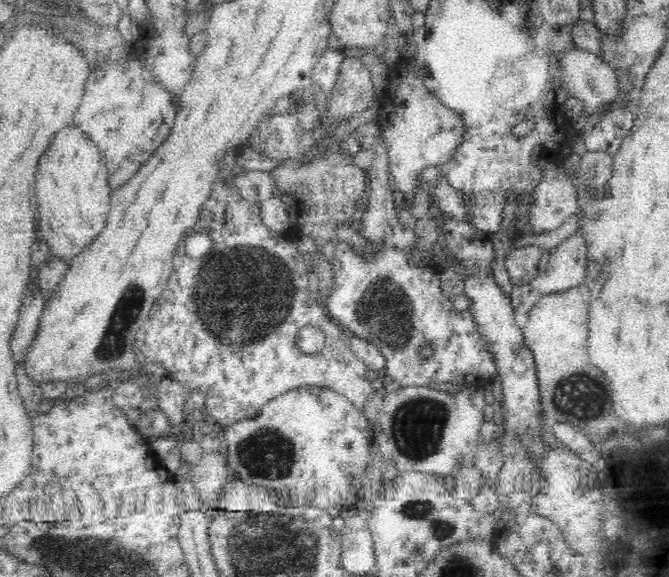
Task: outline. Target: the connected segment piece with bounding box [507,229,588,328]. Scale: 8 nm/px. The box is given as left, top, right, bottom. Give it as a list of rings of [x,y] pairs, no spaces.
[[[576,229],[568,238],[548,253],[549,262],[546,270],[531,280],[526,286],[514,286],[507,289],[510,303],[515,312],[515,321],[521,326],[526,322],[527,312],[532,305],[542,296],[551,292],[567,289],[584,283],[588,276],[588,243],[582,229]]]

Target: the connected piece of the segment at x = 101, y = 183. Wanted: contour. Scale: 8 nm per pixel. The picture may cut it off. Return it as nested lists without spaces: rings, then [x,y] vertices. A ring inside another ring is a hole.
[[[72,121],[66,128],[56,132],[51,140],[52,144],[40,157],[35,174],[35,190],[37,196],[38,235],[46,252],[57,261],[70,263],[80,249],[83,249],[105,226],[109,212],[109,196],[111,195],[106,180],[106,166],[102,160],[102,152],[76,121]]]

